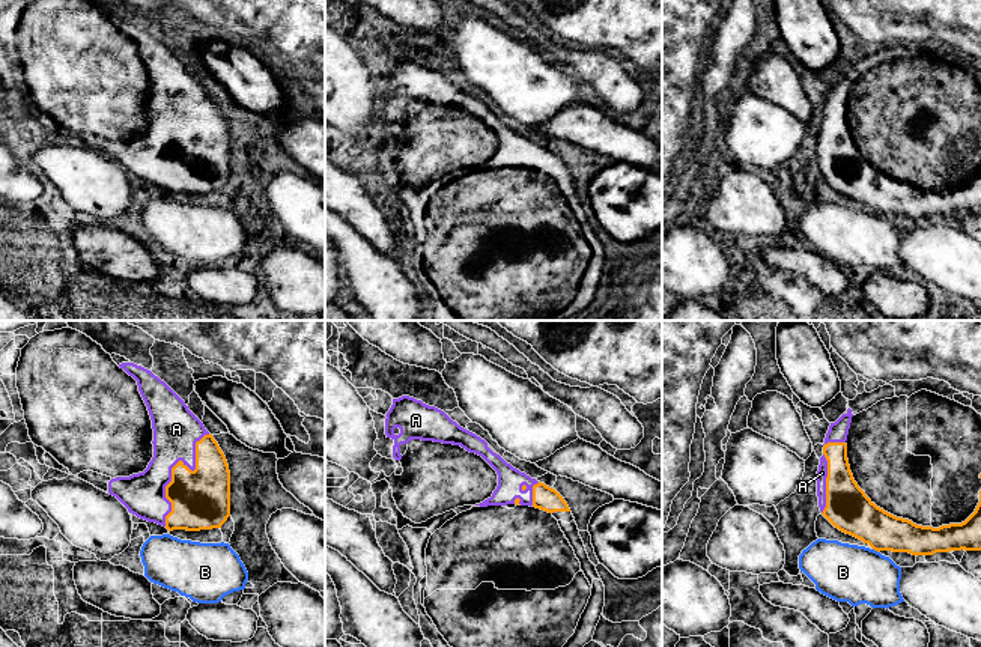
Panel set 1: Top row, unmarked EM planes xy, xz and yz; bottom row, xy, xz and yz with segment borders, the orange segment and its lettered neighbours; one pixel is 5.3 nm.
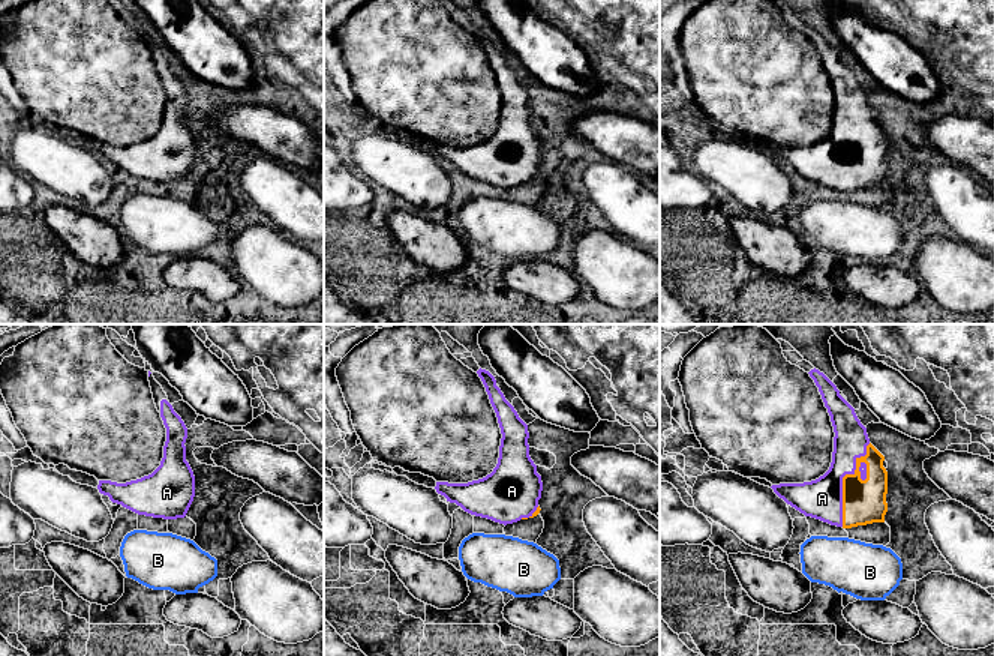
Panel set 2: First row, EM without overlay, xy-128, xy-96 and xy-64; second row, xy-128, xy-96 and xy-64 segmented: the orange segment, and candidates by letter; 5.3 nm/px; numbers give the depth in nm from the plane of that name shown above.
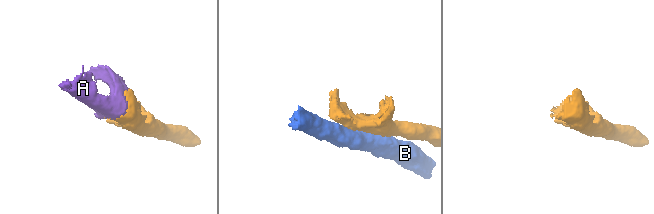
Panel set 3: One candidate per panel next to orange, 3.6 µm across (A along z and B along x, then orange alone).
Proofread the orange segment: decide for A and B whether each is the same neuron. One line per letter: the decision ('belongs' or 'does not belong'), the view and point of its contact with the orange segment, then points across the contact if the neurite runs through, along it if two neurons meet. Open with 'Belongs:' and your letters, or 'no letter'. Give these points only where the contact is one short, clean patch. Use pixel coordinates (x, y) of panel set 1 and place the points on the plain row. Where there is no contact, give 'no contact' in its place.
Belongs: A
A: belongs; contact xy (173, 130)
B: does not belong; contact yz (876, 212)

